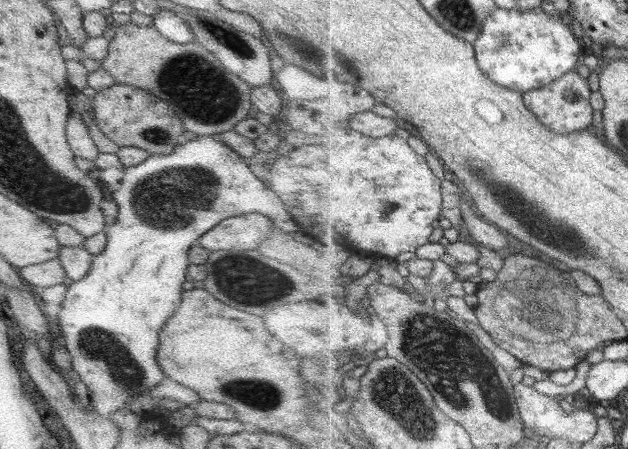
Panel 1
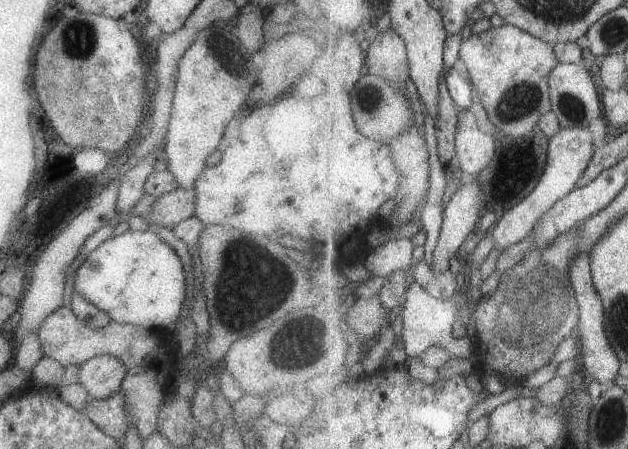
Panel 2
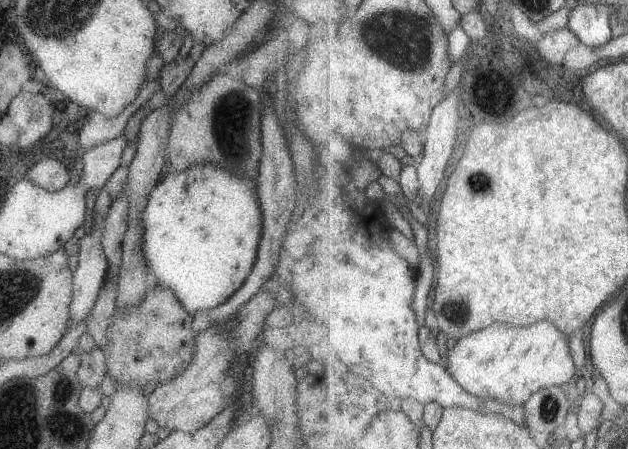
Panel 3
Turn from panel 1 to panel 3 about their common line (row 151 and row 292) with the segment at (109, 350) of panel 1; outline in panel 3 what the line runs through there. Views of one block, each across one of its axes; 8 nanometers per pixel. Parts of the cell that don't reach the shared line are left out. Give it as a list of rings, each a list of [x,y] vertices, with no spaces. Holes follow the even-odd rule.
[[[193,164],[193,166],[189,166],[189,168],[181,170],[181,172],[167,172],[163,180],[157,182],[149,190],[145,208],[141,212],[141,228],[143,228],[143,232],[141,232],[141,254],[143,254],[145,266],[149,268],[149,272],[151,272],[151,276],[153,277],[152,286],[169,288],[169,292],[177,298],[177,302],[181,304],[181,308],[185,312],[191,312],[192,315],[199,310],[211,310],[211,308],[215,308],[215,306],[219,306],[219,304],[225,302],[235,290],[239,290],[239,286],[245,282],[245,278],[251,272],[251,267],[255,264],[258,242],[262,230],[262,212],[259,204],[260,202],[256,197],[256,182],[253,182],[251,178],[247,178],[247,176],[223,170],[219,166],[213,166],[213,164]]]

